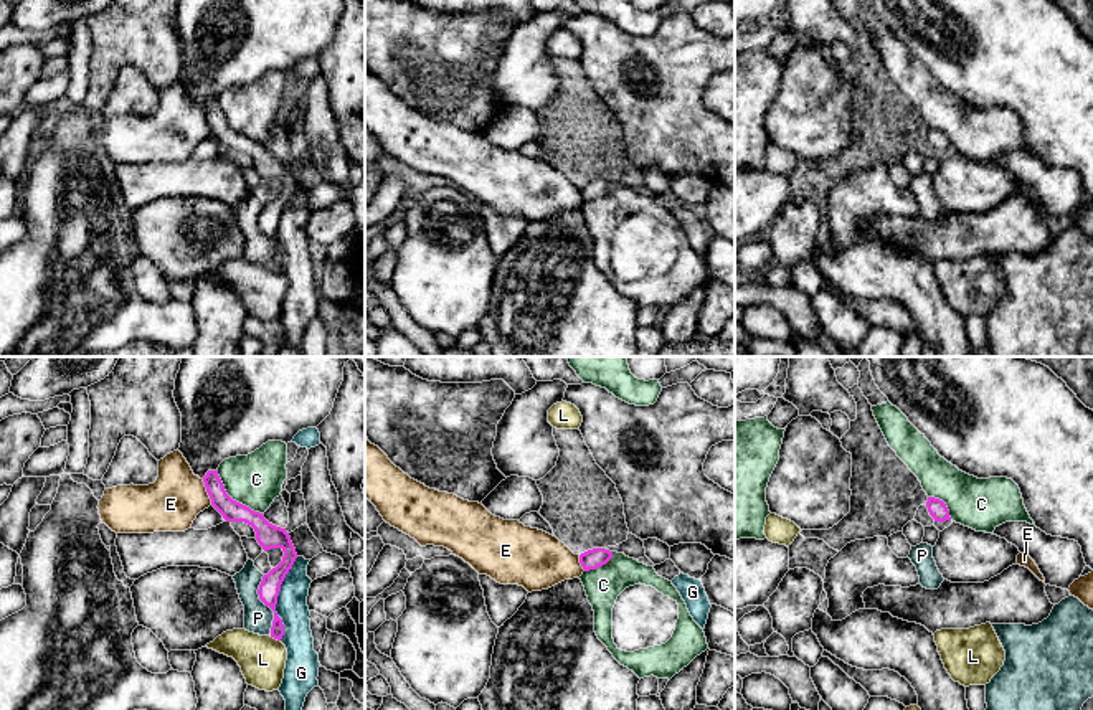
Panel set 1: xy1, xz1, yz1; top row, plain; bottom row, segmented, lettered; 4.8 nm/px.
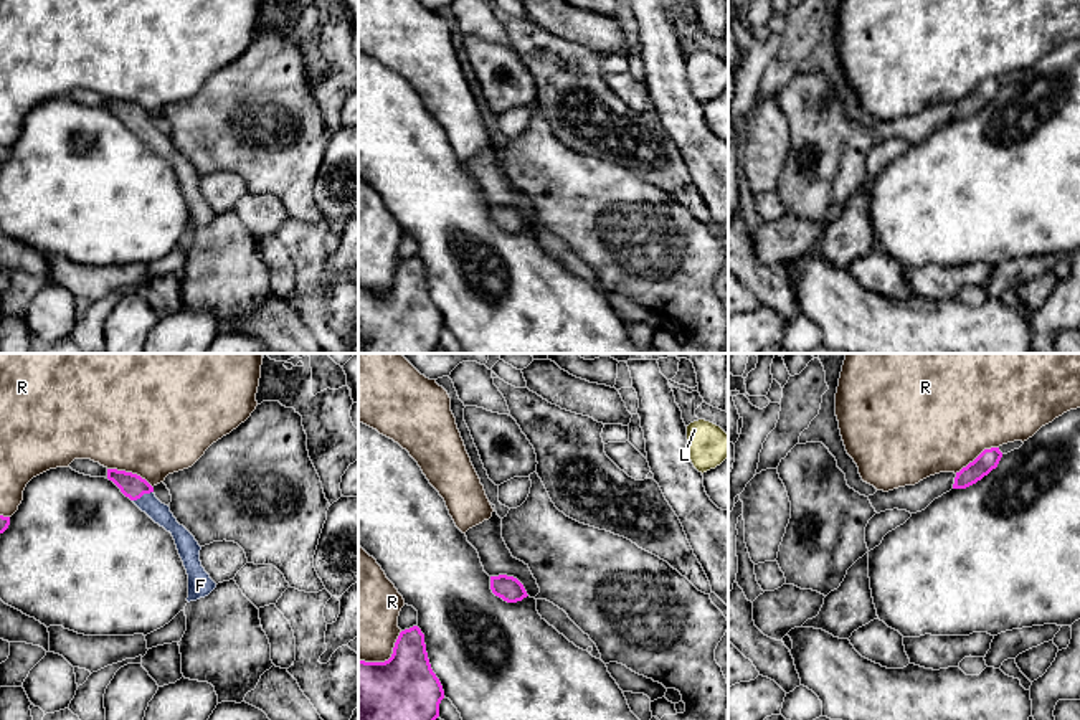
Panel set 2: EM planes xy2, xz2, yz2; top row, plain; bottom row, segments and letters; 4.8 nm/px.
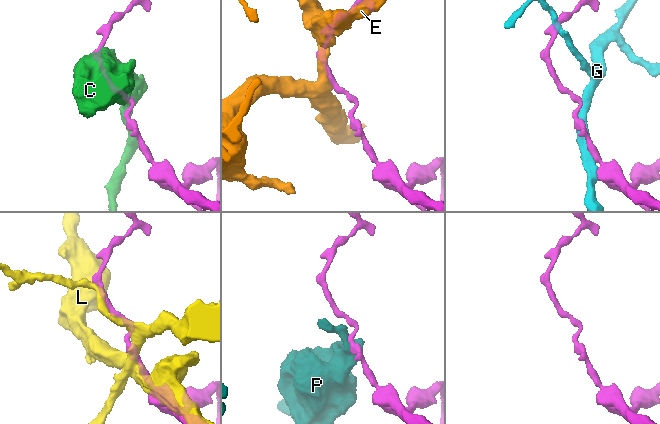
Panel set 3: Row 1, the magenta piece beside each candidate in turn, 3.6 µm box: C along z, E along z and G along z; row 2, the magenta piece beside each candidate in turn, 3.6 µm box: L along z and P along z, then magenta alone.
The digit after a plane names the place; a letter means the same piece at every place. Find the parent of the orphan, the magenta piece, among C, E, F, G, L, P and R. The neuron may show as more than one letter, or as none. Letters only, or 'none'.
F

